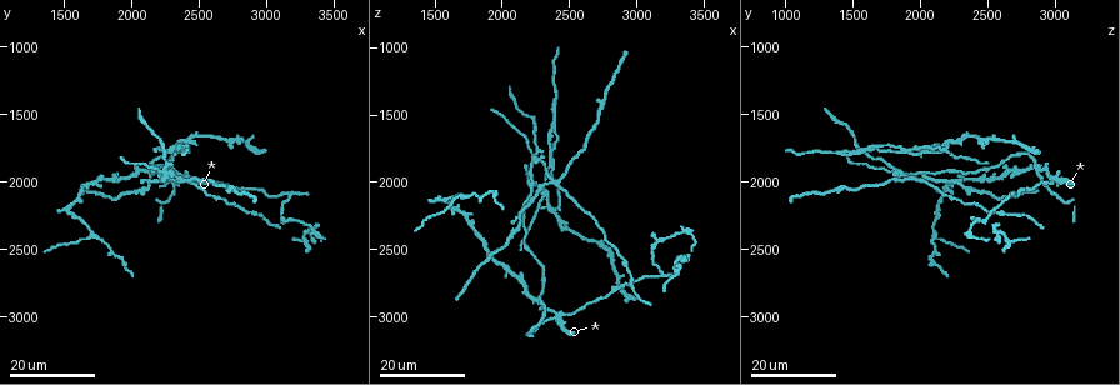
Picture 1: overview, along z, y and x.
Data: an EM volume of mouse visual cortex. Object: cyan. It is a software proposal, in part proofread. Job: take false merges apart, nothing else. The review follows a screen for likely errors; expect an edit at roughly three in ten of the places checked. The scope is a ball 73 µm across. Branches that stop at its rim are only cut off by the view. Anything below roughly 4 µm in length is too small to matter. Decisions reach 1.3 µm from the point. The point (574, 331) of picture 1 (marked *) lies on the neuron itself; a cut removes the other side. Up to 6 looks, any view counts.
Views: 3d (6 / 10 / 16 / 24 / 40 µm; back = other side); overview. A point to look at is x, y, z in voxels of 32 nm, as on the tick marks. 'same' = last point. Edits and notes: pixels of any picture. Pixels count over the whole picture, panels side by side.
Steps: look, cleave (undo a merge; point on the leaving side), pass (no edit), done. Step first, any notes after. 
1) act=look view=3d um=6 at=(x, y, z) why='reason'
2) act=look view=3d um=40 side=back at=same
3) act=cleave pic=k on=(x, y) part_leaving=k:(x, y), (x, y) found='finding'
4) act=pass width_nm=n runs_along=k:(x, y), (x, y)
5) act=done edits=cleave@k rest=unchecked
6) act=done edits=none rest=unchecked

act=look view=3d um=16 at=(2420, 1980, 2960) why='three-way junction'

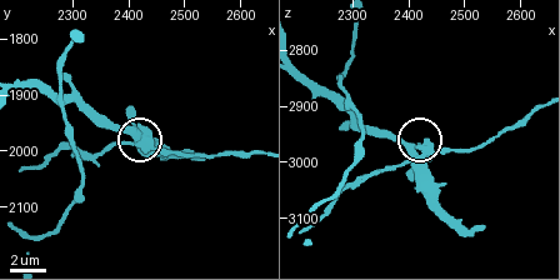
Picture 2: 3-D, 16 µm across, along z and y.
act=look view=3d um=6 at=(2425, 1980, 2970)

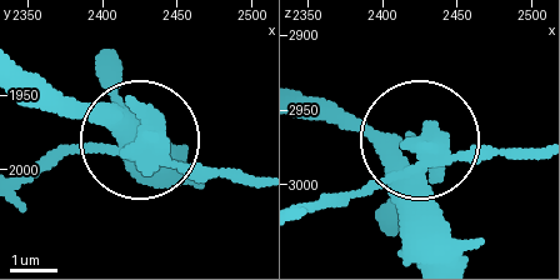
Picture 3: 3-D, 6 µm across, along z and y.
act=cleave pic=3 on=(198, 164) width_nm=400 part_leaving=3:(419, 173), (475, 149), (534, 149) found='two neurons meet here'

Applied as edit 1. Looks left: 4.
act=look view=3d um=24 at=(1560, 2240, 2120) why='a narrow waist'

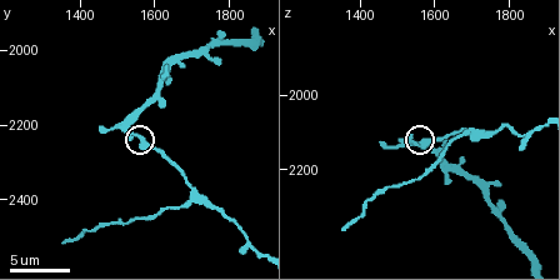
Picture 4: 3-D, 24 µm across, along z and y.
act=look view=3d um=10 at=(1550, 2220, 2140) why='zoom in'

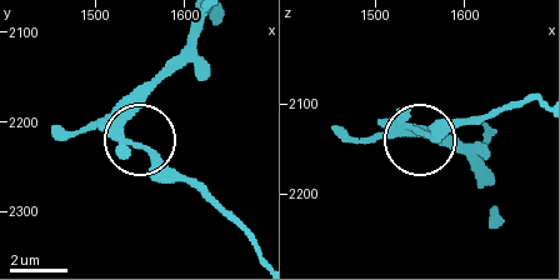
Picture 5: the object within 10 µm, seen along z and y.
act=look view=3d um=6 at=(1550, 2225, 2130)

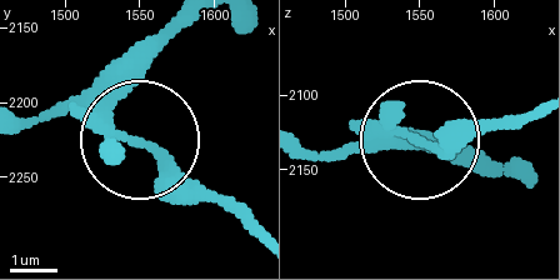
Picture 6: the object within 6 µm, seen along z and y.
act=cleave pic=6 on=(166, 156) width_nm=240 part_leaving=6:(108, 123), (175, 159), (259, 230) found='two neurons meet here'

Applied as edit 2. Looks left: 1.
act=done edits=cleave@3,cleave@6 rest=unchecked

